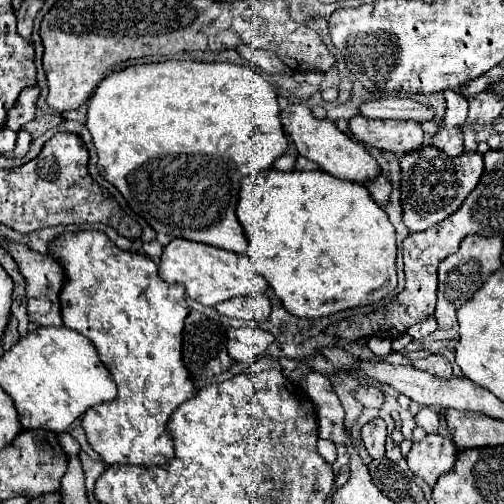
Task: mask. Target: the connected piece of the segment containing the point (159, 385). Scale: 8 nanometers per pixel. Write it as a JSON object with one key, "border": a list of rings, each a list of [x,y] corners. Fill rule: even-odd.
{"border":[[[86,230],[64,234],[50,244],[52,256],[66,270],[66,284],[60,292],[64,326],[84,334],[96,348],[102,364],[116,382],[118,396],[110,404],[92,406],[82,416],[82,428],[92,450],[108,464],[162,466],[174,458],[168,420],[186,400],[196,396],[196,386],[182,360],[182,328],[188,312],[186,294],[180,284],[168,284],[158,276],[158,266],[142,254],[120,250],[104,232]]]}

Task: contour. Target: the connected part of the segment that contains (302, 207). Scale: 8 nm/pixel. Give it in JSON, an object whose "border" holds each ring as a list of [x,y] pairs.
{"border":[[[264,170],[256,176],[250,176],[244,180],[242,186],[242,198],[240,198],[240,206],[238,206],[238,220],[244,226],[246,238],[248,238],[248,256],[256,268],[256,272],[268,282],[274,294],[282,300],[284,308],[300,318],[322,318],[322,316],[330,316],[342,310],[350,310],[350,308],[358,308],[358,306],[366,306],[368,304],[368,294],[376,292],[380,288],[386,288],[388,282],[392,282],[392,288],[398,284],[396,280],[396,244],[394,244],[394,226],[388,220],[388,214],[384,212],[384,208],[380,208],[370,192],[356,182],[350,180],[340,180],[334,178],[326,172],[278,172],[278,170]]]}

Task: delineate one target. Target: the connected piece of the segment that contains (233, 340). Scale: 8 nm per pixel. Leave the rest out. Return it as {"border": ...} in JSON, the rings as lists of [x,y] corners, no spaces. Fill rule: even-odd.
{"border":[[[230,328],[228,330],[228,352],[237,362],[254,362],[256,354],[264,354],[272,344],[272,334],[262,328]]]}

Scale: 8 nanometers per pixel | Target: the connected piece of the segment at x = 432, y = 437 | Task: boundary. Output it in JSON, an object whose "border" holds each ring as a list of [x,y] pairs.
{"border":[[[428,434],[424,440],[412,444],[406,462],[414,474],[422,476],[428,486],[434,486],[442,474],[454,468],[458,452],[458,446],[454,446],[450,438],[444,438],[440,434]]]}

